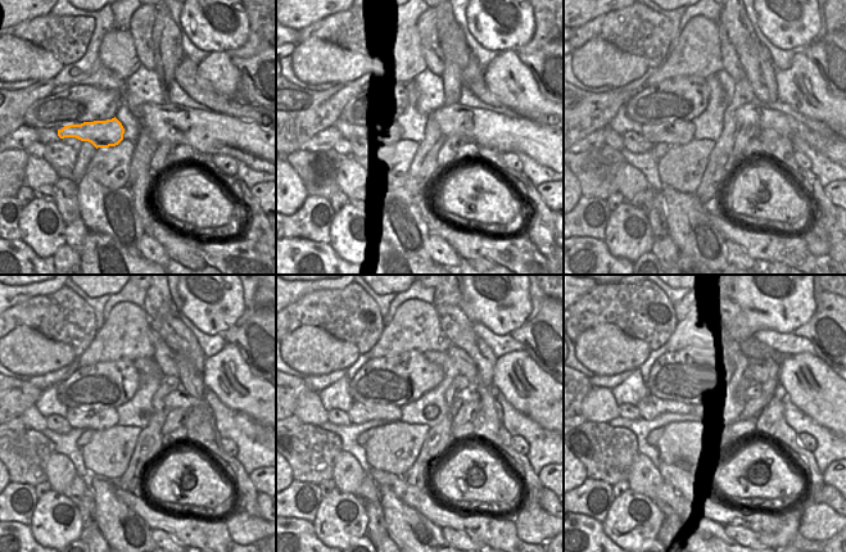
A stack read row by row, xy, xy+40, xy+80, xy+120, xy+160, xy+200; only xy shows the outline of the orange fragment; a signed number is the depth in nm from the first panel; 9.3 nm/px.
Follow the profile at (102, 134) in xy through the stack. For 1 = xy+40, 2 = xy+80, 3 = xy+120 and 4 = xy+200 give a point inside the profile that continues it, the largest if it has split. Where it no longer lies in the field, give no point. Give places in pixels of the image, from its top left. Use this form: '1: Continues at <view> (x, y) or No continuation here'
1: Continues at xy+40 (387, 134)
2: Continues at xy+80 (678, 132)
3: Continues at xy+120 (94, 420)
4: Continues at xy+200 (646, 408)

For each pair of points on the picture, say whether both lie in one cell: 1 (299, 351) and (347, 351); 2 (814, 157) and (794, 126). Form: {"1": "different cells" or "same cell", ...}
{"1": "same cell", "2": "different cells"}

